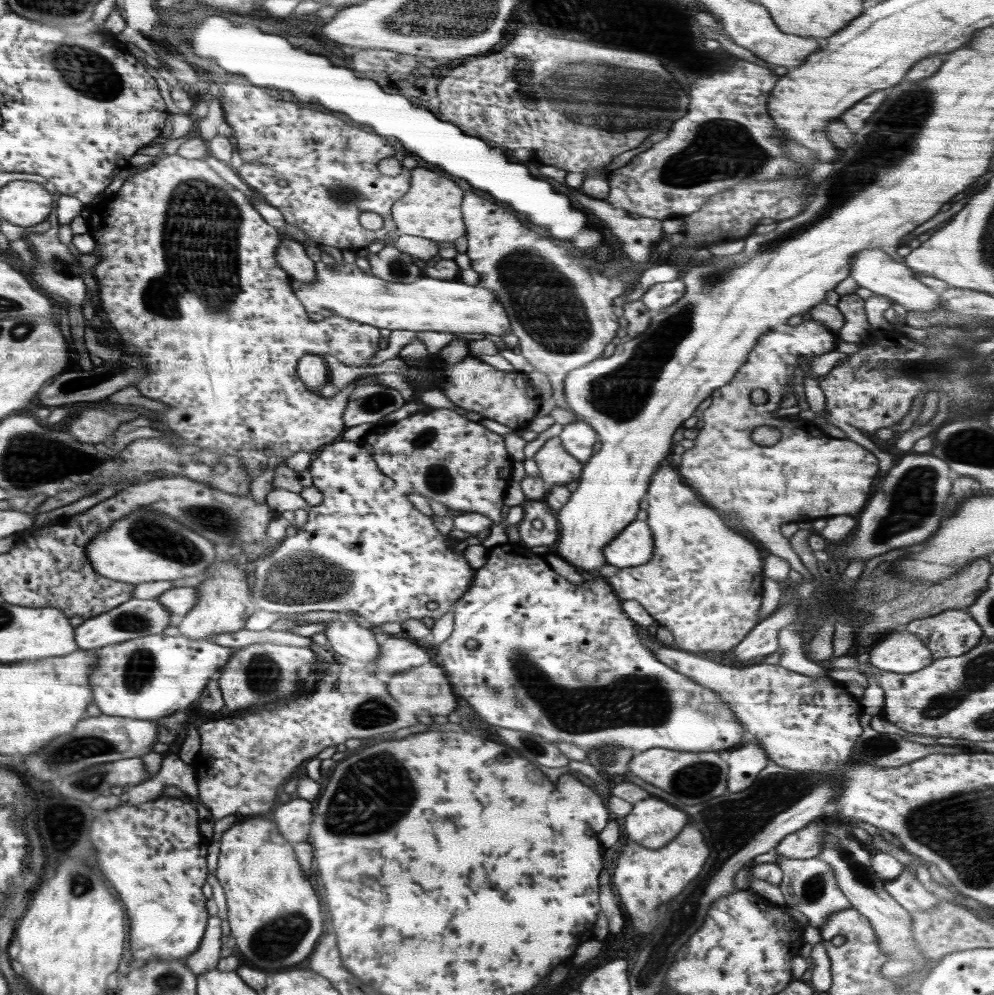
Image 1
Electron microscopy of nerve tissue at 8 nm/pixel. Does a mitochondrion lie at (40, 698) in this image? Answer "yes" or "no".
no

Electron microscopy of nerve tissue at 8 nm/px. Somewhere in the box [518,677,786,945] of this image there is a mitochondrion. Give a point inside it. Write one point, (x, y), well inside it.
(695, 777)

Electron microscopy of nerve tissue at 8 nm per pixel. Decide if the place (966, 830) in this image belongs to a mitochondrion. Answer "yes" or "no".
yes

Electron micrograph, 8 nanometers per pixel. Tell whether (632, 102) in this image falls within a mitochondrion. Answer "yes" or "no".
yes

